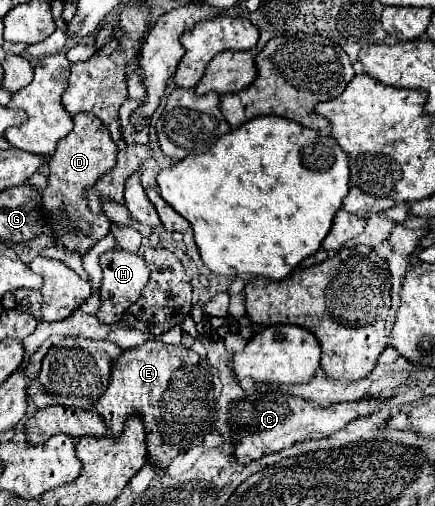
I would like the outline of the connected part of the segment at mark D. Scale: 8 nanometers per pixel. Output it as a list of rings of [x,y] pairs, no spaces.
[[[77,113],[73,117],[73,131],[57,143],[55,155],[49,159],[49,177],[47,187],[41,191],[45,225],[53,231],[57,243],[61,243],[67,251],[75,251],[81,257],[109,233],[111,221],[103,215],[95,215],[89,211],[85,201],[85,189],[95,185],[95,181],[115,167],[117,145],[109,137],[105,125],[87,113]]]

